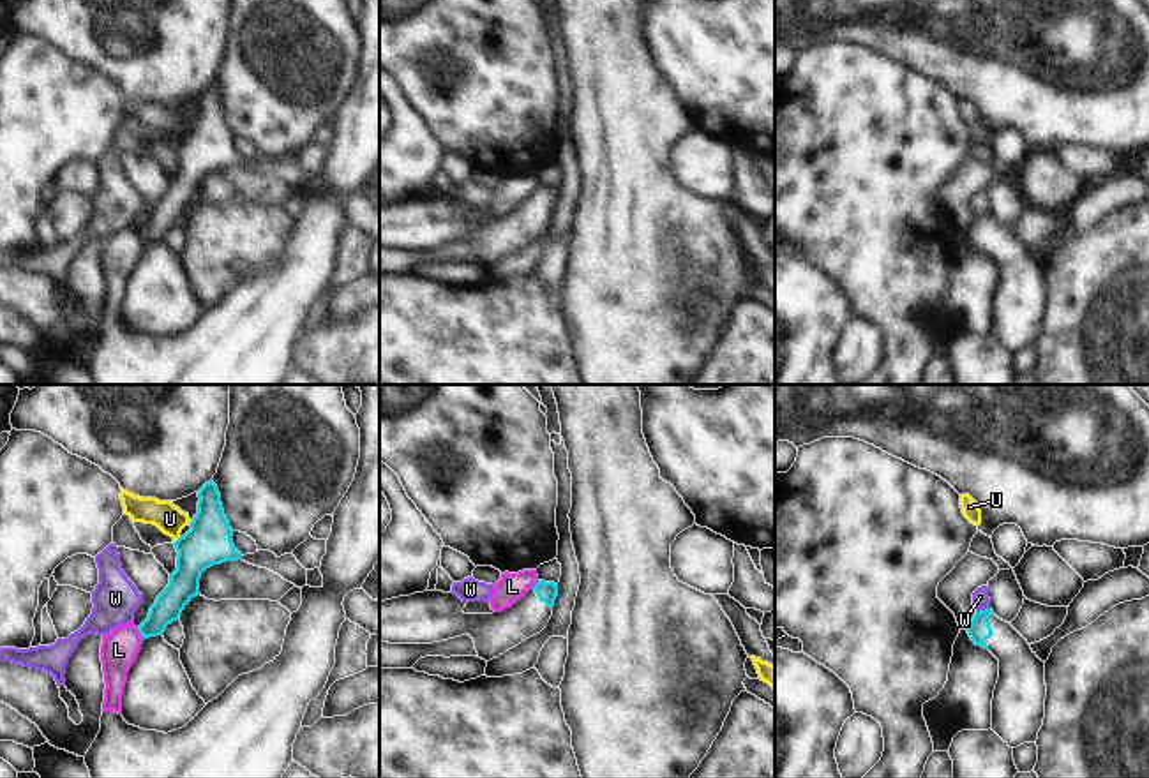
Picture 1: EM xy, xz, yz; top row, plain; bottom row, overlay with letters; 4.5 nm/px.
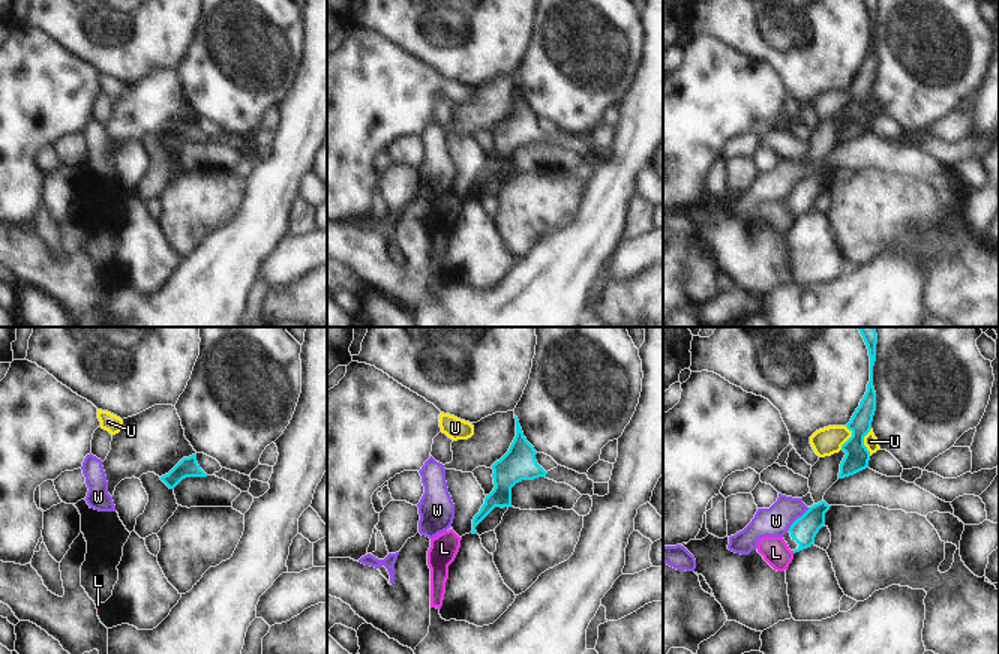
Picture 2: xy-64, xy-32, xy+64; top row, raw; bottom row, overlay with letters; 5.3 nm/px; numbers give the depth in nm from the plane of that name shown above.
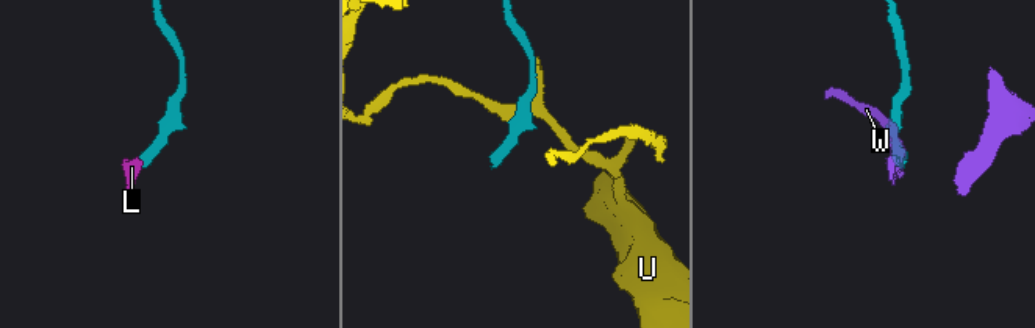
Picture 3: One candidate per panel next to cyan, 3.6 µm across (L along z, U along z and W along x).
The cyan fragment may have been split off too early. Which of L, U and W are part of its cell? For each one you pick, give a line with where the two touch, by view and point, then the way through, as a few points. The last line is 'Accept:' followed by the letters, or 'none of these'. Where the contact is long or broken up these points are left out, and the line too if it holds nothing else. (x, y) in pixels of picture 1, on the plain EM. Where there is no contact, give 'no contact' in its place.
Accept: none of these

